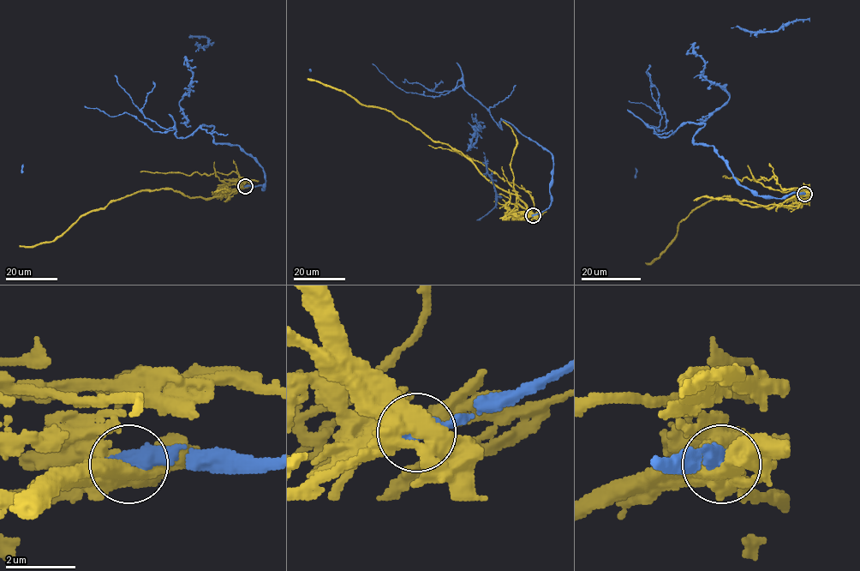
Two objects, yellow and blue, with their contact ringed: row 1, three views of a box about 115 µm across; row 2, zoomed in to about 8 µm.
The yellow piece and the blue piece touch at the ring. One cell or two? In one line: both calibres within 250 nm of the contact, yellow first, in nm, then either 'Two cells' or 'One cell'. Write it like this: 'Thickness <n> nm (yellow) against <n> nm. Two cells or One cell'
Thickness 440 nm (yellow) against 550 nm. Two cells

